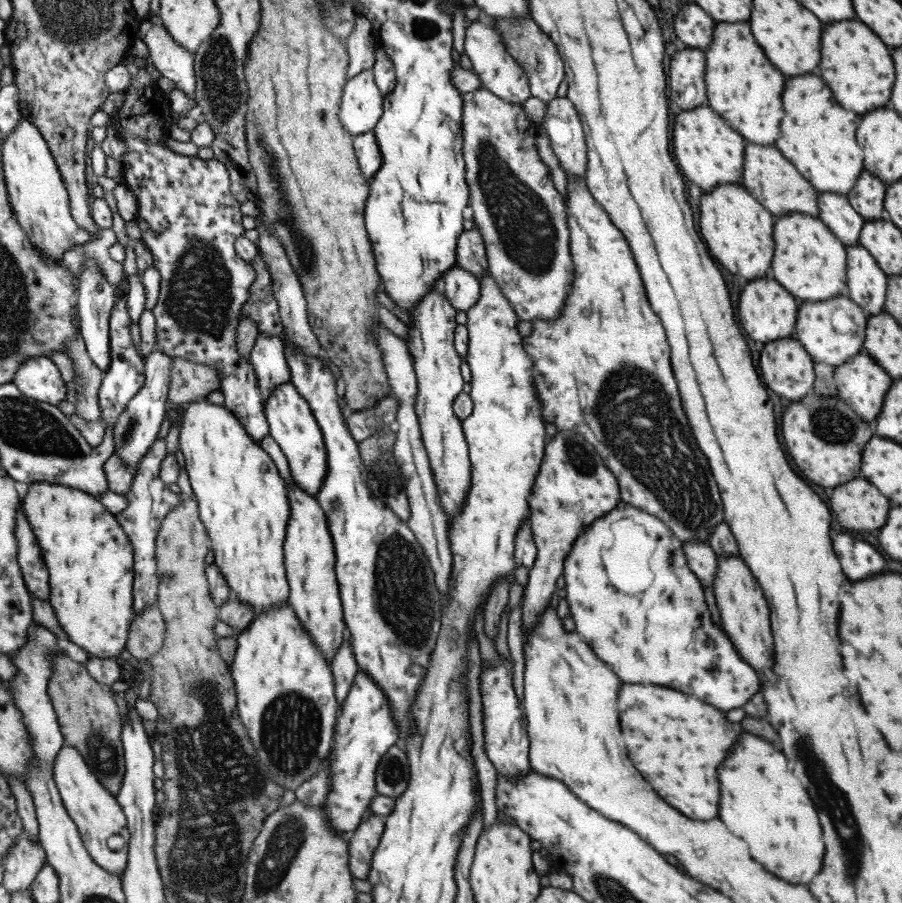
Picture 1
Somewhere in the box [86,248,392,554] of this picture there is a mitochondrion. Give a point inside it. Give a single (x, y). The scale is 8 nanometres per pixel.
(131, 426)

